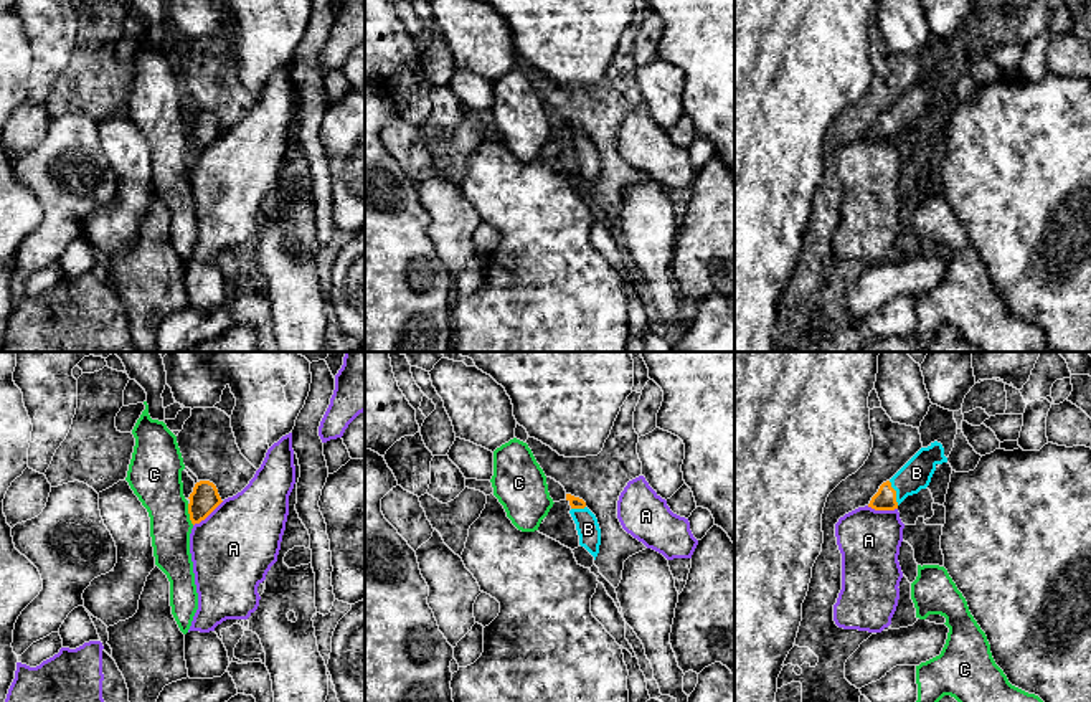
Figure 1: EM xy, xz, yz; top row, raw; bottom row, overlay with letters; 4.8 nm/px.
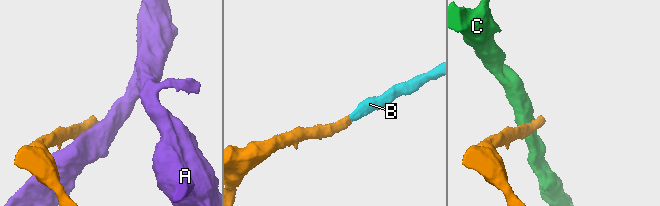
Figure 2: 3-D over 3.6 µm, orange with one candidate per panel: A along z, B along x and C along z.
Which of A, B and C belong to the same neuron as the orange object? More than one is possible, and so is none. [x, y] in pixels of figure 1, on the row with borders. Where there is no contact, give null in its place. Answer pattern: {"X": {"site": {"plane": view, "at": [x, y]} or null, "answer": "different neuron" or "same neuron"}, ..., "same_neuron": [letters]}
{"A": {"site": {"plane": "xy", "at": [208, 514]}, "answer": "different neuron"}, "B": {"site": {"plane": "yz", "at": [895, 493]}, "answer": "same neuron"}, "C": {"site": {"plane": "xy", "at": [188, 512]}, "answer": "different neuron"}, "same_neuron": ["B"]}

